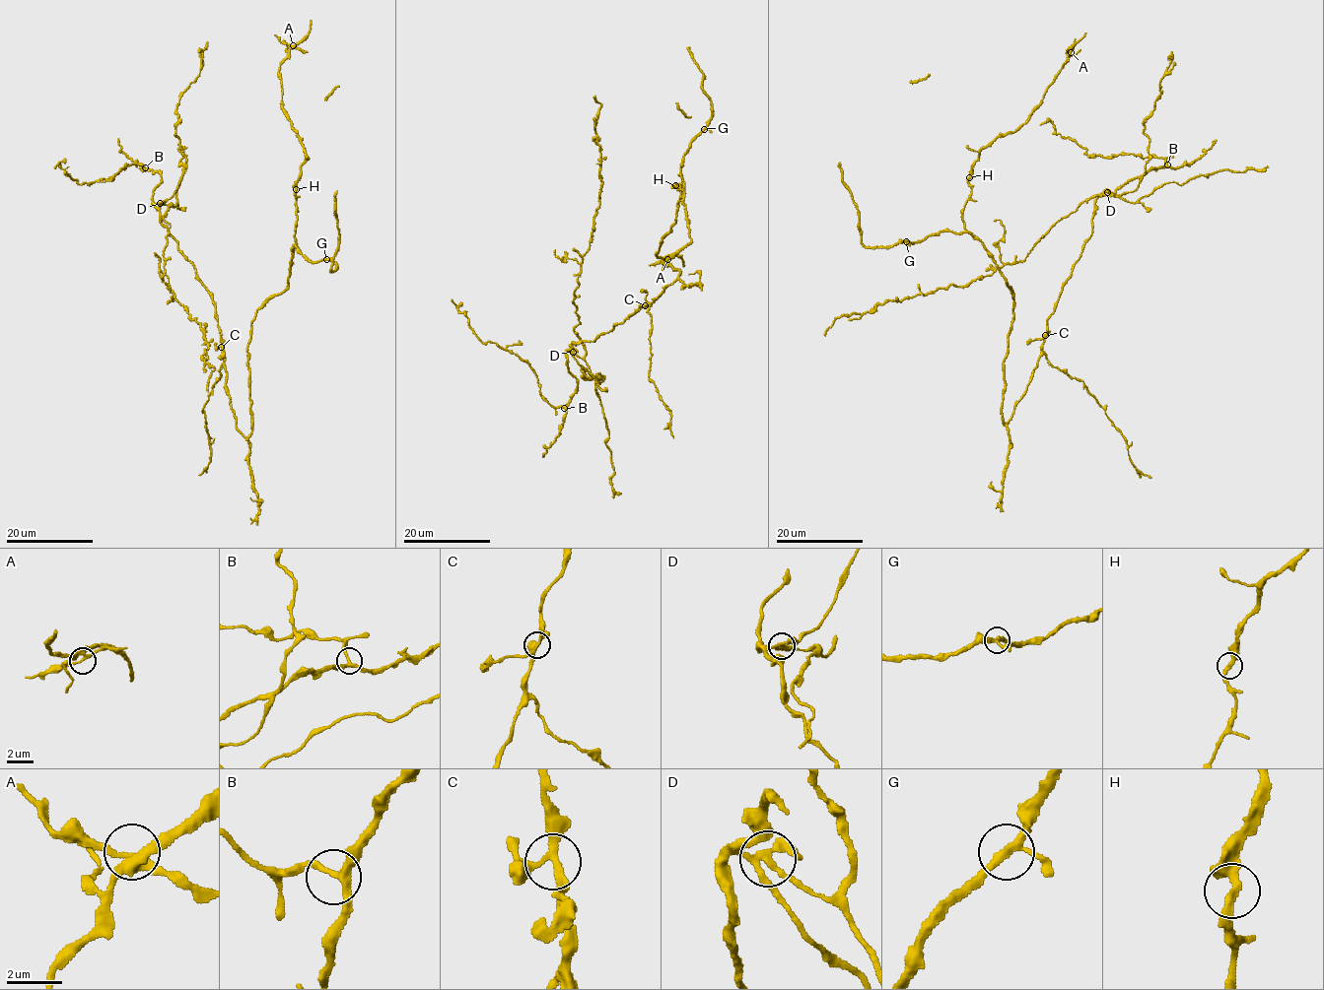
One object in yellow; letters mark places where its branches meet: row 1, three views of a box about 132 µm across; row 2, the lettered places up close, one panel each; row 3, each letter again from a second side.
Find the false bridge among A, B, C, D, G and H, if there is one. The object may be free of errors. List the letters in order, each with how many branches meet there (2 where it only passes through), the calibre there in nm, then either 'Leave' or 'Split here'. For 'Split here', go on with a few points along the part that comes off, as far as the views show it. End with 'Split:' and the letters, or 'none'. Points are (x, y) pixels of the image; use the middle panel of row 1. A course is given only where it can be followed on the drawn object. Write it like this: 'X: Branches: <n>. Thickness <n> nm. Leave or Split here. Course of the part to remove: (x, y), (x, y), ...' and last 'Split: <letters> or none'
A: Branches: 4. Thickness 280 nm. Leave
B: Branches: 3. Thickness 240 nm. Leave
C: Branches: 4. Thickness 200 nm. Leave
D: Branches: 4. Thickness 240 nm. Split here. Course of the part to remove: (573, 352), (586, 354), (574, 328), (581, 322), (574, 291), (602, 180), (595, 97)
G: Branches: 3. Thickness 240 nm. Leave
H: Branches: 3. Thickness 280 nm. Leave
Split: D

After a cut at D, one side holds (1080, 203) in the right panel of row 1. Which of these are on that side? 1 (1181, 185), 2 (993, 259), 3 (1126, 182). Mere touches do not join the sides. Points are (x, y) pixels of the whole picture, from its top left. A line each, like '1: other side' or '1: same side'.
1: same side
2: other side
3: other side

